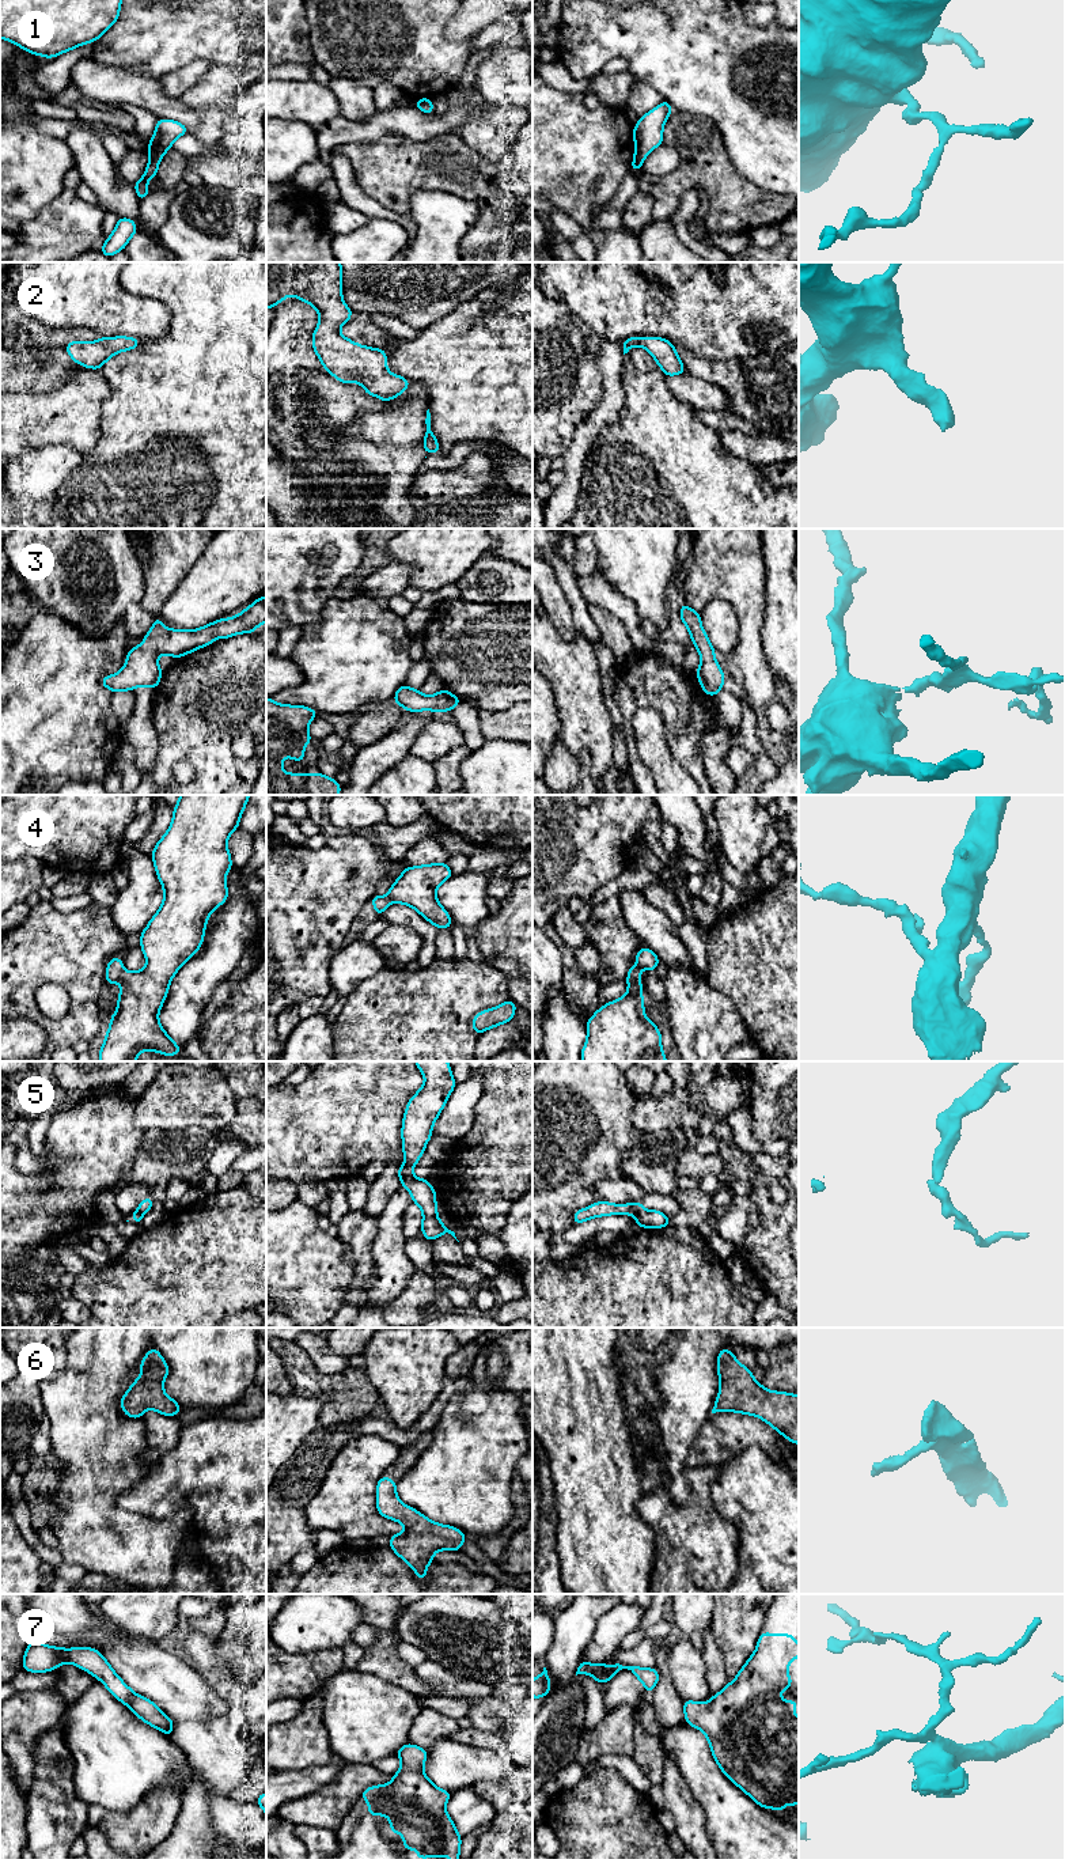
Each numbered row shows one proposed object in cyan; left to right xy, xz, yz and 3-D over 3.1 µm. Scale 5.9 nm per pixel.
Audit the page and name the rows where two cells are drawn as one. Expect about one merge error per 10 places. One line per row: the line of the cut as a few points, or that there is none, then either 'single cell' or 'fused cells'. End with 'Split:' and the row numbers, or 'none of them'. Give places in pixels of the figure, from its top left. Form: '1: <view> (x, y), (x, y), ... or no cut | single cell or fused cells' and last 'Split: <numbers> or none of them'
1: no cut | single cell
2: no cut | single cell
3: no cut | single cell
4: no cut | single cell
5: xz (405, 1163), (410, 1172) | fused cells
6: no cut | single cell
7: no cut | single cell
Split: 5

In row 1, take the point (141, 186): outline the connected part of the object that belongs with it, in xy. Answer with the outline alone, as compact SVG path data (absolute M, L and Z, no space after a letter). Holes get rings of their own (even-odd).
M164 118L158 120L155 133L148 143L148 166L144 175L133 183L140 202L149 194L147 181L156 177L163 155L173 147L173 143L185 133L189 133L189 129L181 122Z

